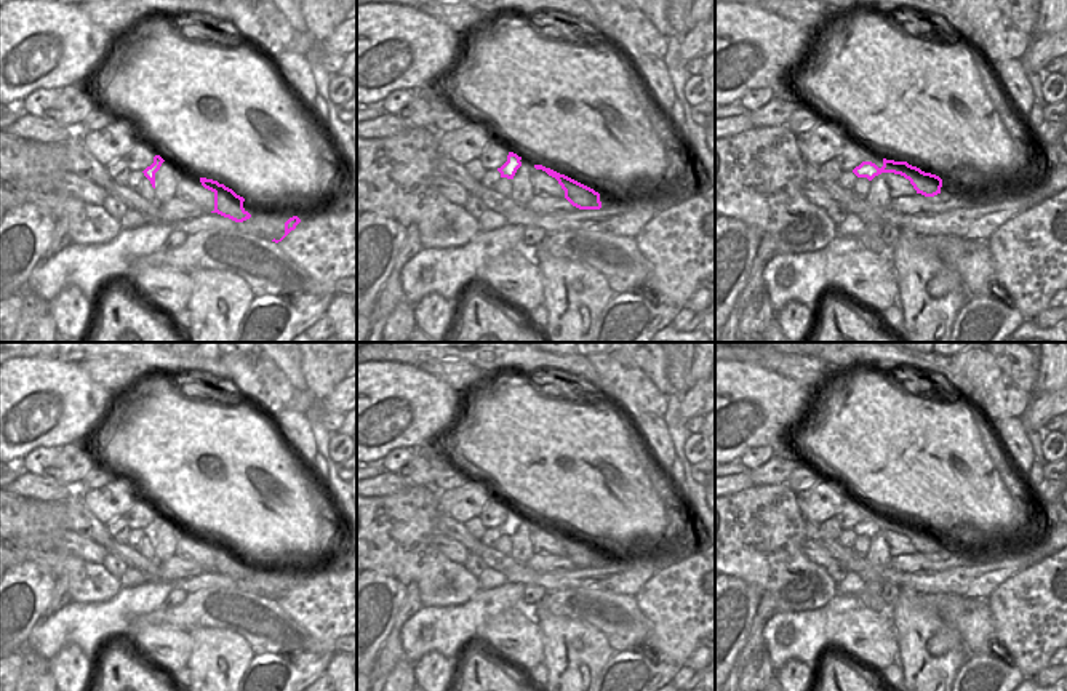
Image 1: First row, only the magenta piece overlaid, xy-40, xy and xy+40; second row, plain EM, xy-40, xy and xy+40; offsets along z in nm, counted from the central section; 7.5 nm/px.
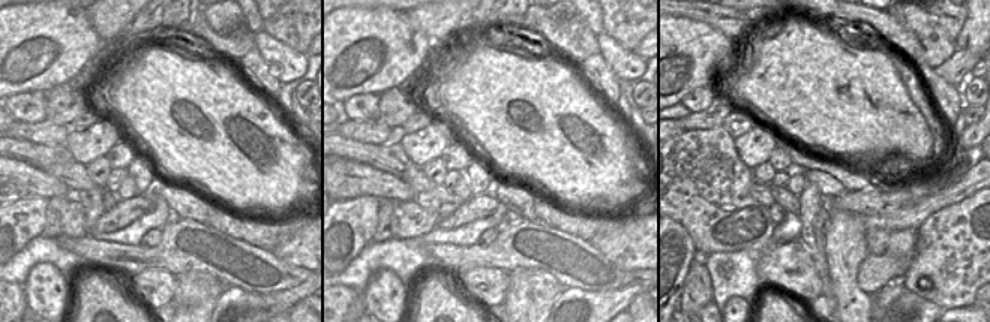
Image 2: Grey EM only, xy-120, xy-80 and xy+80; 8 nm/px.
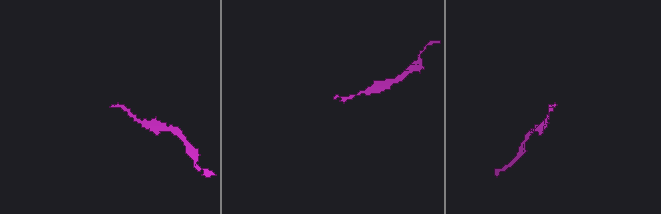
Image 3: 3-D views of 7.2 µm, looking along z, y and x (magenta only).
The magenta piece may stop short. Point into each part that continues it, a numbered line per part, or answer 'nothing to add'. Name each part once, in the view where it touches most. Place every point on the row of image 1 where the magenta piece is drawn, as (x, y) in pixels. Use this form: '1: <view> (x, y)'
1: xy+40 (866, 155)

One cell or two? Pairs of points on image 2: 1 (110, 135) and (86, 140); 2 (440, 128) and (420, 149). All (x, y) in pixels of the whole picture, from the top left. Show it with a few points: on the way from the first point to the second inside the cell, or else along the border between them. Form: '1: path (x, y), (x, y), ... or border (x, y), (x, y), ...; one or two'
1: path (104, 135), (92, 140); one
2: path (437, 132), (425, 144); one

